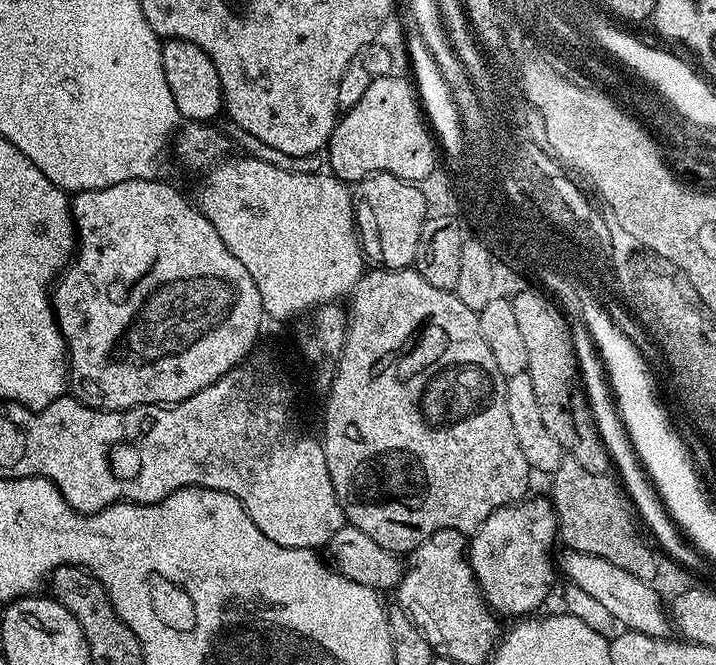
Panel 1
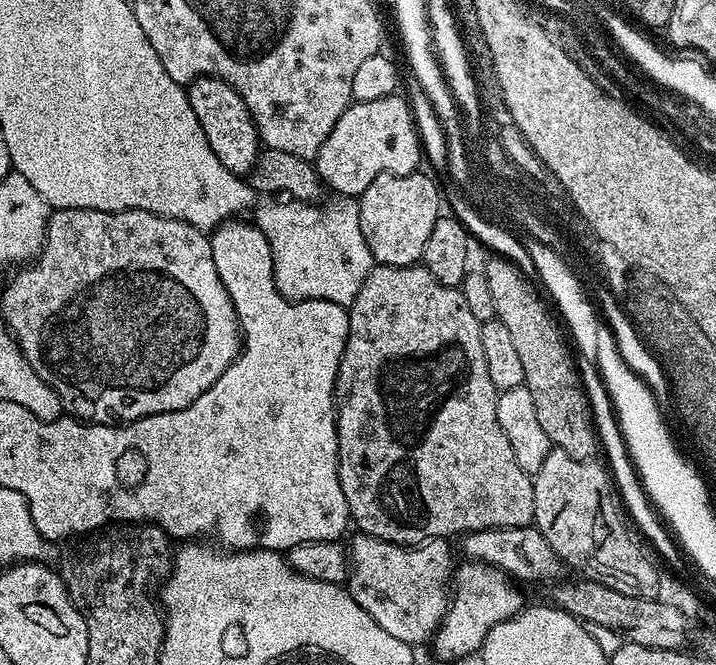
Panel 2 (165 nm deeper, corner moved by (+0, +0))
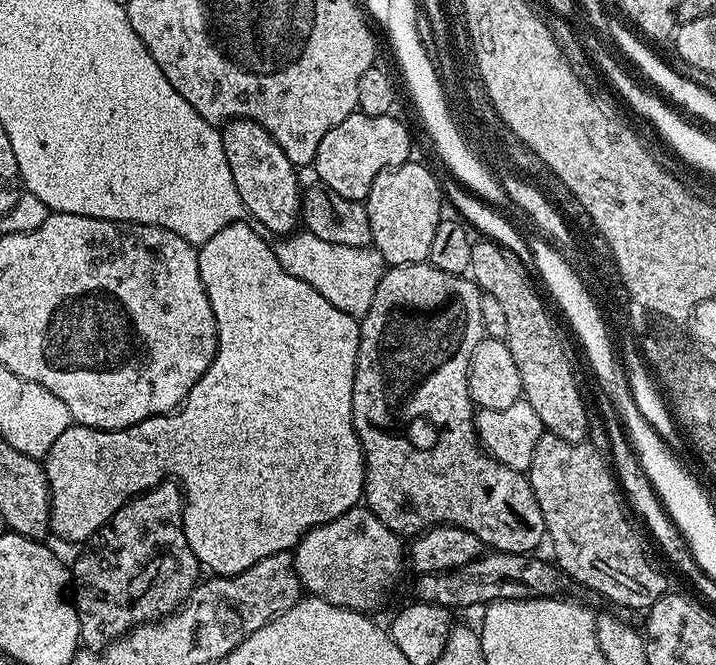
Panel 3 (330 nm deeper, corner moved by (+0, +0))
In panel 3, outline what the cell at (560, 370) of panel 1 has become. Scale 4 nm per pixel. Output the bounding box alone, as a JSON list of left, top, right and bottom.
[470,238,590,444]

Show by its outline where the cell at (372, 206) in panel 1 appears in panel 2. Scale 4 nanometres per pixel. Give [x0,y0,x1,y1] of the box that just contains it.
[358,171,442,268]

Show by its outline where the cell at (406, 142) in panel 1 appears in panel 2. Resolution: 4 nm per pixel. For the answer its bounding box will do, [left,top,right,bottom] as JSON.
[316,94,422,198]

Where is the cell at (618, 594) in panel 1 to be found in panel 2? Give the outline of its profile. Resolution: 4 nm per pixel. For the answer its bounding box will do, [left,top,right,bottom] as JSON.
[460,524,566,582]

